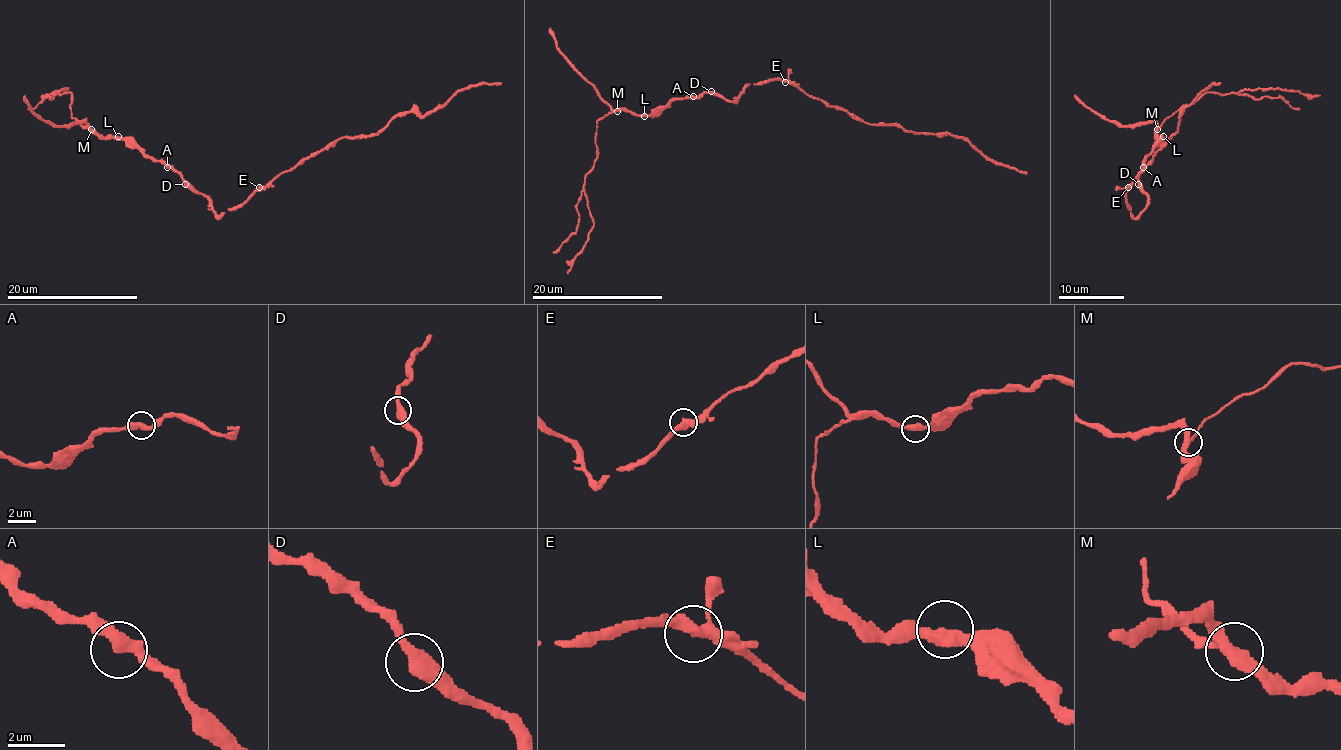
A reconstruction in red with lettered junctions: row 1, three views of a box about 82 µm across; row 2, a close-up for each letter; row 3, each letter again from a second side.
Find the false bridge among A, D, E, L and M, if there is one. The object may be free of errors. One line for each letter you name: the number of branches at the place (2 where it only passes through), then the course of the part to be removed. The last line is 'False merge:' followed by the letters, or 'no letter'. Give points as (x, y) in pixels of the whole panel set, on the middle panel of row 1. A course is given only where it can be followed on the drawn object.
M: Branches: 3. Course of the part to remove: (617, 111), (609, 111), (596, 124), (594, 167), (584, 178), (584, 195), (593, 229), (566, 274)
False merge: M

